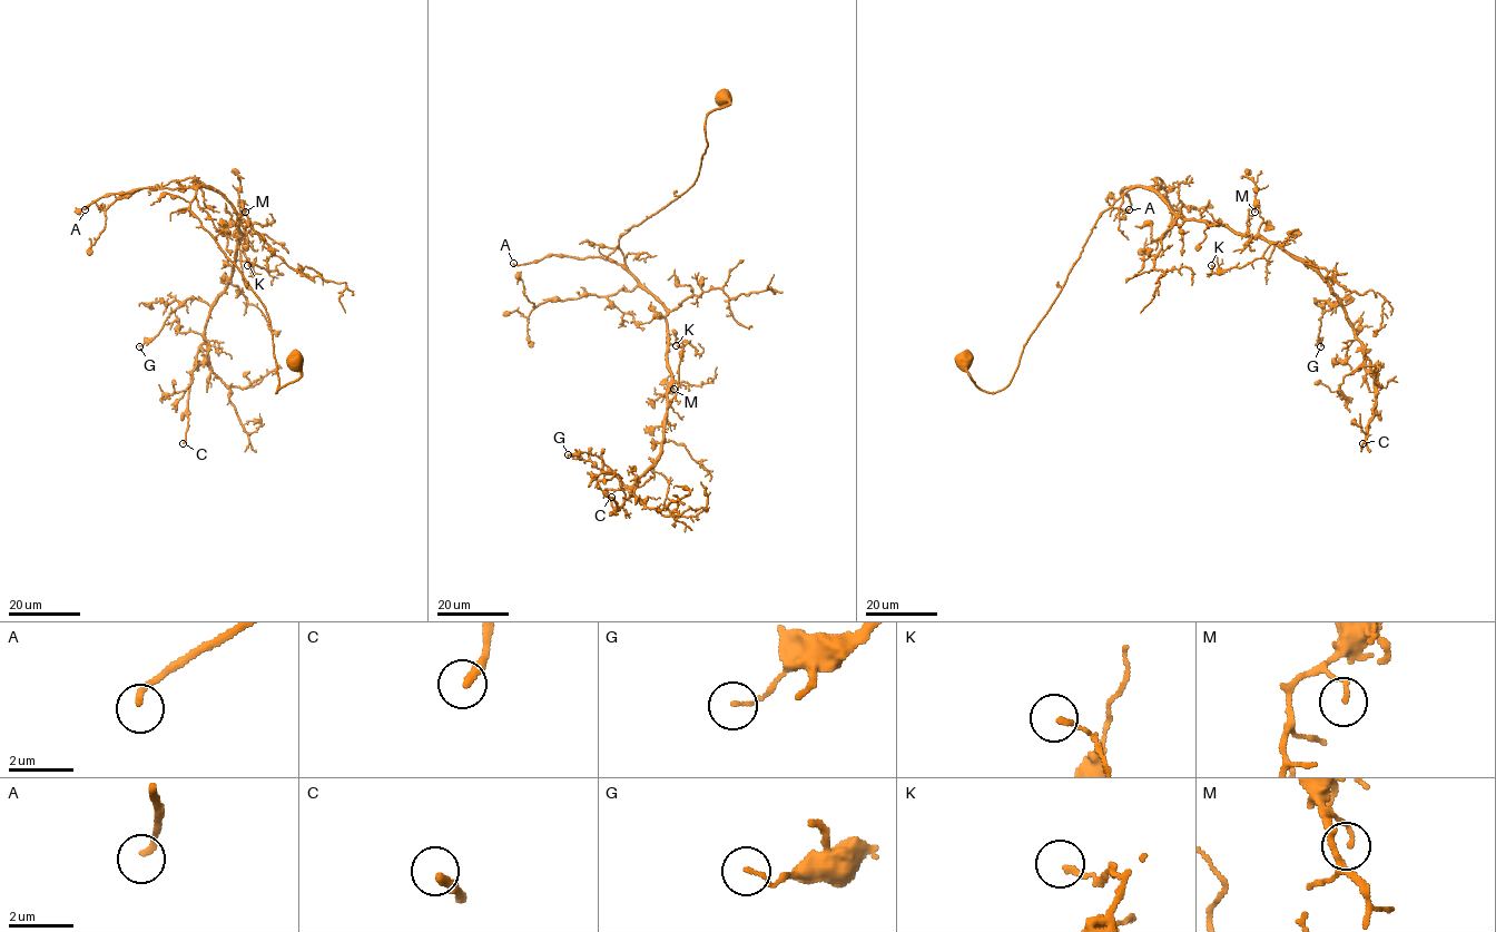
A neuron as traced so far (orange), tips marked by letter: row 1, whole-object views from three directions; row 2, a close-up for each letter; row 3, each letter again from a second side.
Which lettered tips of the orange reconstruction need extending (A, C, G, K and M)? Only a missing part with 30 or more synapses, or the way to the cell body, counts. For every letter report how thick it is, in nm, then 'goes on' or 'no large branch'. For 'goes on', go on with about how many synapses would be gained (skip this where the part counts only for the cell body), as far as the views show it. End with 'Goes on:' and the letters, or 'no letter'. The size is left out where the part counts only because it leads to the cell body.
A: 180 nm | goes on | 70 syn
C: 280 nm | no large branch
G: 100 nm | no large branch
K: 130 nm | no large branch
M: 130 nm | no large branch
Goes on: A

